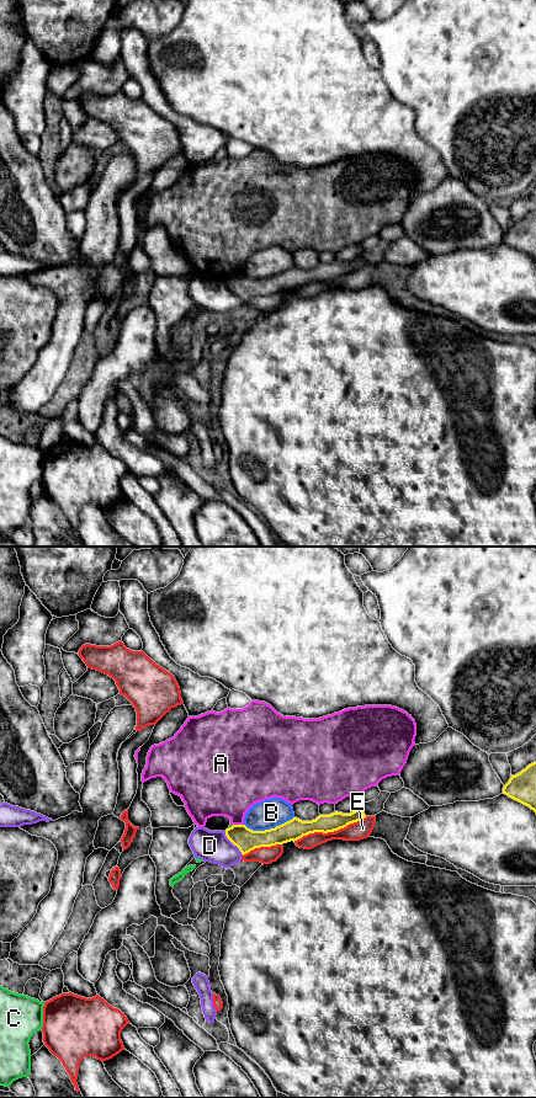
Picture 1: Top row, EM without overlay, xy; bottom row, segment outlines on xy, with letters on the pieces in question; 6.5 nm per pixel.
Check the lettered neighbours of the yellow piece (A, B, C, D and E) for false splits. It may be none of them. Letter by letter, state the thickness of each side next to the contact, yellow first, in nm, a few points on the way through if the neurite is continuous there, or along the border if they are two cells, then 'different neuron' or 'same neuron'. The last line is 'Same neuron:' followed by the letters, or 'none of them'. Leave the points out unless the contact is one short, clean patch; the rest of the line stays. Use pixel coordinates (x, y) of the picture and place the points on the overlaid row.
A: 150 nm thick on the yellow side, 380 nm on the other; different neuron
B: 150 nm thick on the yellow side, 190 nm on the other; different neuron
C: 150 nm thick on the yellow side, 20 nm on the other; different neuron
D: 150 nm thick on the yellow side, 200 nm on the other; border along xy (224, 832), (243, 854); different neuron
E: 140 nm thick on the yellow side, 120 nm on the other; different neuron
Same neuron: none of them

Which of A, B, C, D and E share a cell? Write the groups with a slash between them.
A / B / C / D / E

